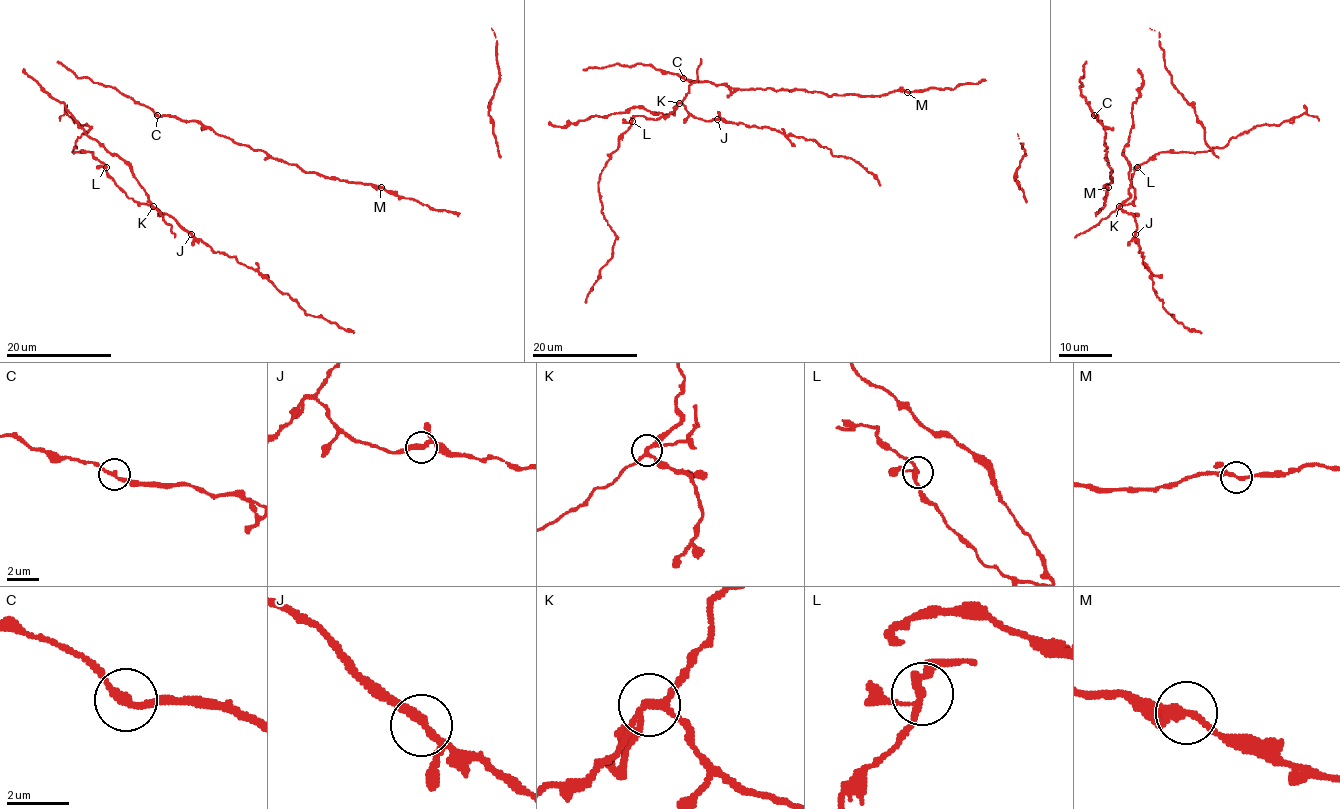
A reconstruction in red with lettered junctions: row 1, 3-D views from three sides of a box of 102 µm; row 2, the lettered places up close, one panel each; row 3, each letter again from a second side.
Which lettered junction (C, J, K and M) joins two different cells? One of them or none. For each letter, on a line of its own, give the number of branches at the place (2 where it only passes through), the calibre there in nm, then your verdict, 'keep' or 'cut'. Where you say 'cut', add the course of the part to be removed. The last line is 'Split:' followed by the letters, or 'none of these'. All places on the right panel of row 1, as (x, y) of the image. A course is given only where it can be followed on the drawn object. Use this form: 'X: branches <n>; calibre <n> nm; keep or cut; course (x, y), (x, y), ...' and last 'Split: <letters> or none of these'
C: branches 2; calibre 220 nm; keep
J: branches 3; calibre 220 nm; keep
K: branches 3; calibre 220 nm; cut; course (1118, 207), (1135, 197), (1131, 176), (1157, 154), (1223, 147), (1260, 125), (1281, 125), (1302, 113), (1319, 121)
M: branches 3; calibre 200 nm; keep
Split: K

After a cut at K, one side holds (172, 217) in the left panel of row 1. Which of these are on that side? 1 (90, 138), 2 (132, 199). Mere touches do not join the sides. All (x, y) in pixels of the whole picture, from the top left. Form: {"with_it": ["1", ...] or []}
{"with_it": ["1"]}

